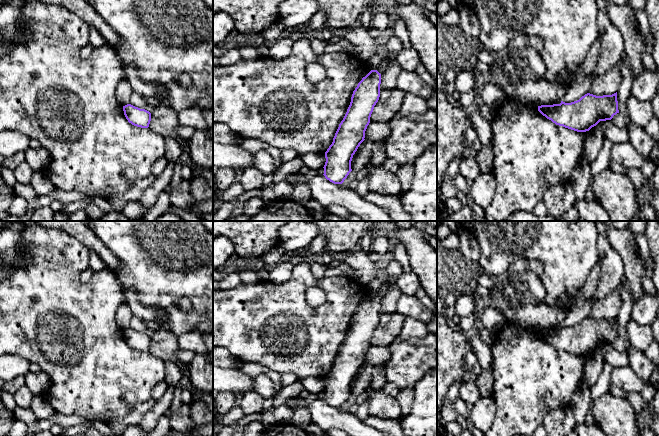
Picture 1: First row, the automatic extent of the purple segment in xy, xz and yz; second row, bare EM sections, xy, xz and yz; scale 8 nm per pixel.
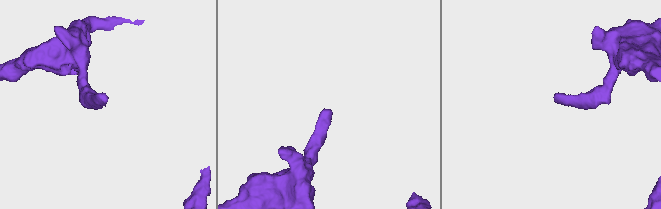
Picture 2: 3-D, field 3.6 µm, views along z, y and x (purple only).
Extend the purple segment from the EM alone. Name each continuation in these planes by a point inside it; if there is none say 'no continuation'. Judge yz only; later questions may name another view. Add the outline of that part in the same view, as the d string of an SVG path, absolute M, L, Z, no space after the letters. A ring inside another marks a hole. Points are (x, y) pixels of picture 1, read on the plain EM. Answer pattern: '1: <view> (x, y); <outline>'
no continuation

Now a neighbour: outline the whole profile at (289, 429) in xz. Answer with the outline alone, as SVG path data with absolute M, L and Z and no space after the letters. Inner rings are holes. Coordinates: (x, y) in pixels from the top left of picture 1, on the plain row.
M292 423L276 424L268 427L260 436L310 436L304 428L299 428Z

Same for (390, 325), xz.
M394 312L380 315L380 321L370 341L371 346L387 347L399 336L406 317Z

